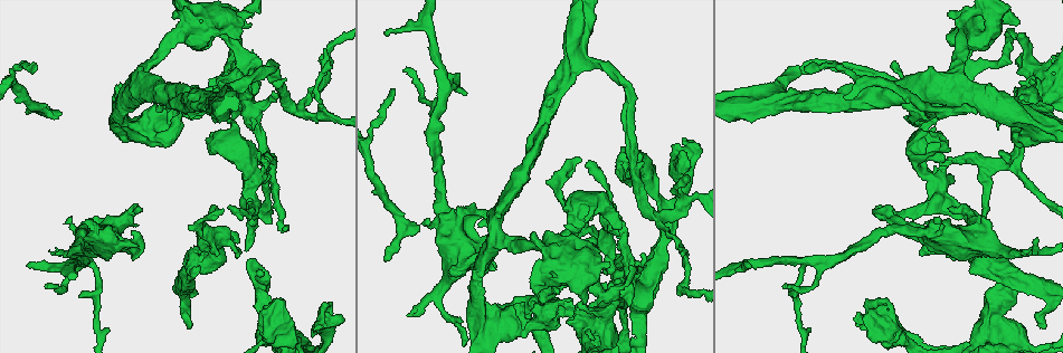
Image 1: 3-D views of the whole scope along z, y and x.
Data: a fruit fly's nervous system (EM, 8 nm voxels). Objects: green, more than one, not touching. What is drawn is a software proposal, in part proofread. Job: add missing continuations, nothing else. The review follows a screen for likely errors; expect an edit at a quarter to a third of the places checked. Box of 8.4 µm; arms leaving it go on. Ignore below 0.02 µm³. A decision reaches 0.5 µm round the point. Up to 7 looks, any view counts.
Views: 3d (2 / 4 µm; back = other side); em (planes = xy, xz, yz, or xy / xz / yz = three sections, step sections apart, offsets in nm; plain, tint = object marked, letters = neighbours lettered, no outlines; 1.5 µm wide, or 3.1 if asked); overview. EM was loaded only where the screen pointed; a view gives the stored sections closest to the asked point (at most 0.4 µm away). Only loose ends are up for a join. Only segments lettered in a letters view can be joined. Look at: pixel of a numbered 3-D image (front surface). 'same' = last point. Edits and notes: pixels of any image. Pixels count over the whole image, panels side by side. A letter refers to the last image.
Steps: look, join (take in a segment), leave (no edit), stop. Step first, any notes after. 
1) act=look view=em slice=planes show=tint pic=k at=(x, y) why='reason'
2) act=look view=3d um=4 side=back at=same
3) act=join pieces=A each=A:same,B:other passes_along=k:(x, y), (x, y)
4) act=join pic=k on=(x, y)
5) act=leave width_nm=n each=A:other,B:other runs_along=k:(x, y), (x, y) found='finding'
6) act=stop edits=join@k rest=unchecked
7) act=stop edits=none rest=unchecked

act=look view=em slice=planes show=letters pic=1 at=(628, 172) why='branch stops here'

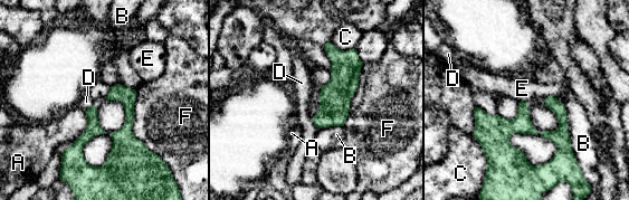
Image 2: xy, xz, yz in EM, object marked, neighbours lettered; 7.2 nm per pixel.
act=leave each=A:other,B:other,C:other,D:other,E:other,F:other found='no lettered segment goes on from it'

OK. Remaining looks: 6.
act=look view=em slice=planes show=letters pic=1 at=(49, 249) why='an open end'

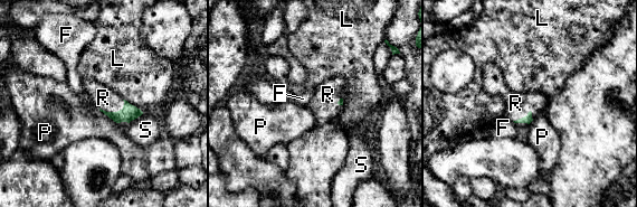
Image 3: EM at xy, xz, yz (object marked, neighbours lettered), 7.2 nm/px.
act=join pieces=R each=F:other,L:other,P:other,R:same,S:other passes_along=3:(528, 119), (522, 118), (517, 105) found='the neuron continues'

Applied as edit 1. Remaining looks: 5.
act=look view=em slice=xy step=8 show=letters pic=1 at=(384, 259) why='an open end'

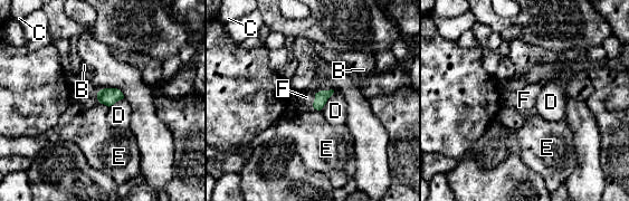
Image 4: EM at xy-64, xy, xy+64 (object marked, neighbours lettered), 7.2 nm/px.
act=look view=em slice=planes show=letters at=same why='cut it another way'

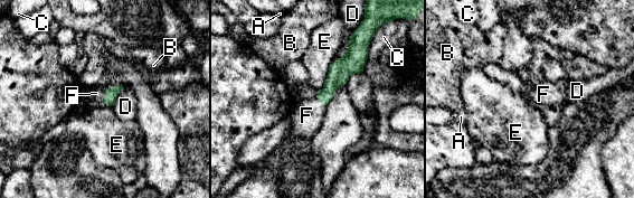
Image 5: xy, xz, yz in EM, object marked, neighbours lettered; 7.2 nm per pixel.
act=join pieces=F each=A:other,B:other,C:other,D:other,E:other,F:same passes_along=5:(111, 93), (106, 88), (96, 93) found='it goes on there'

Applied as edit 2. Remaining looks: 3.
act=stop edits=join@3,join@5 rest=unchecked

